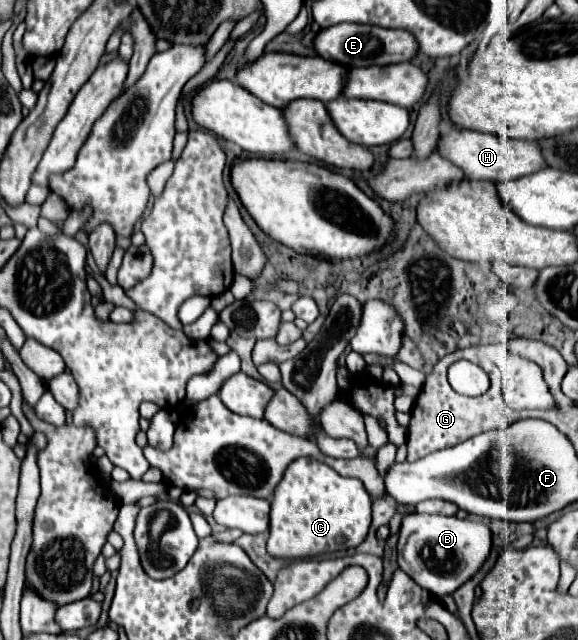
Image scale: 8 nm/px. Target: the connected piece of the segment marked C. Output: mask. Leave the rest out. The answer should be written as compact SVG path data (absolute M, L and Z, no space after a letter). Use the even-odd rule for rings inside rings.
M316 458L294 460L272 496L268 550L276 558L306 558L358 546L372 522L372 500L358 478L346 478Z

